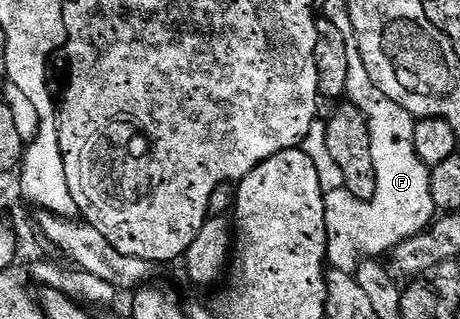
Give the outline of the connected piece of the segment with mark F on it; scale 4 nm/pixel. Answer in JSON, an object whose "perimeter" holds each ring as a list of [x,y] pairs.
{"perimeter":[[[346,37],[346,56],[350,60],[350,73],[346,76],[346,98],[366,116],[370,128],[370,156],[374,156],[376,195],[371,202],[360,202],[350,193],[345,193],[344,206],[335,206],[332,200],[325,201],[327,232],[327,265],[355,275],[362,259],[379,259],[395,246],[421,234],[428,229],[437,213],[434,196],[430,196],[429,167],[414,148],[414,128],[417,119],[406,108],[394,104],[370,80],[370,72],[362,64],[355,38]]]}

